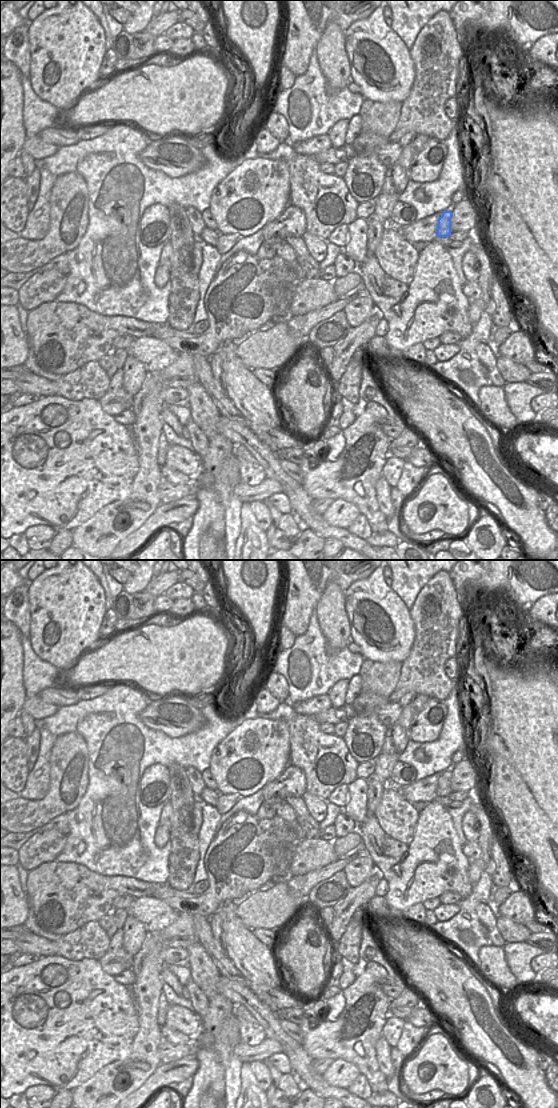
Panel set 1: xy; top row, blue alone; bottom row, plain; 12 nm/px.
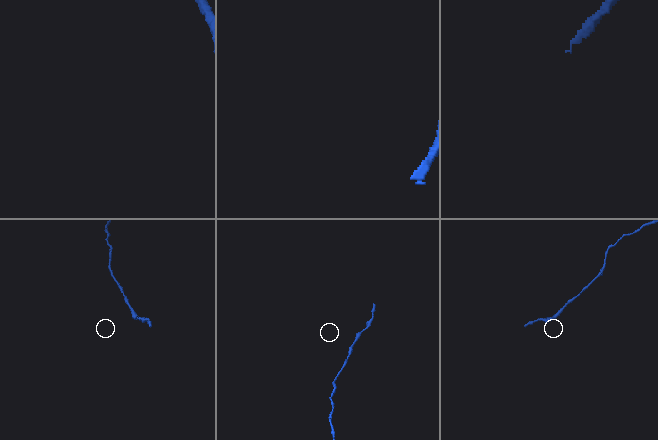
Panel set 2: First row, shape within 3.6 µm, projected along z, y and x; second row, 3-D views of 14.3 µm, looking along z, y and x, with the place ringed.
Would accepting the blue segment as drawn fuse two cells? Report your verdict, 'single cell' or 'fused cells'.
single cell

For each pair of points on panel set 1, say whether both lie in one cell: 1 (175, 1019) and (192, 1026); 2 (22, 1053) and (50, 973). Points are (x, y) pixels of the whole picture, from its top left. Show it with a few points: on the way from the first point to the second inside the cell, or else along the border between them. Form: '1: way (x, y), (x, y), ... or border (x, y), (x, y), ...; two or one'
1: way (179, 1019), (188, 1024); one
2: way (42, 1033), (47, 1023), (47, 993); one

